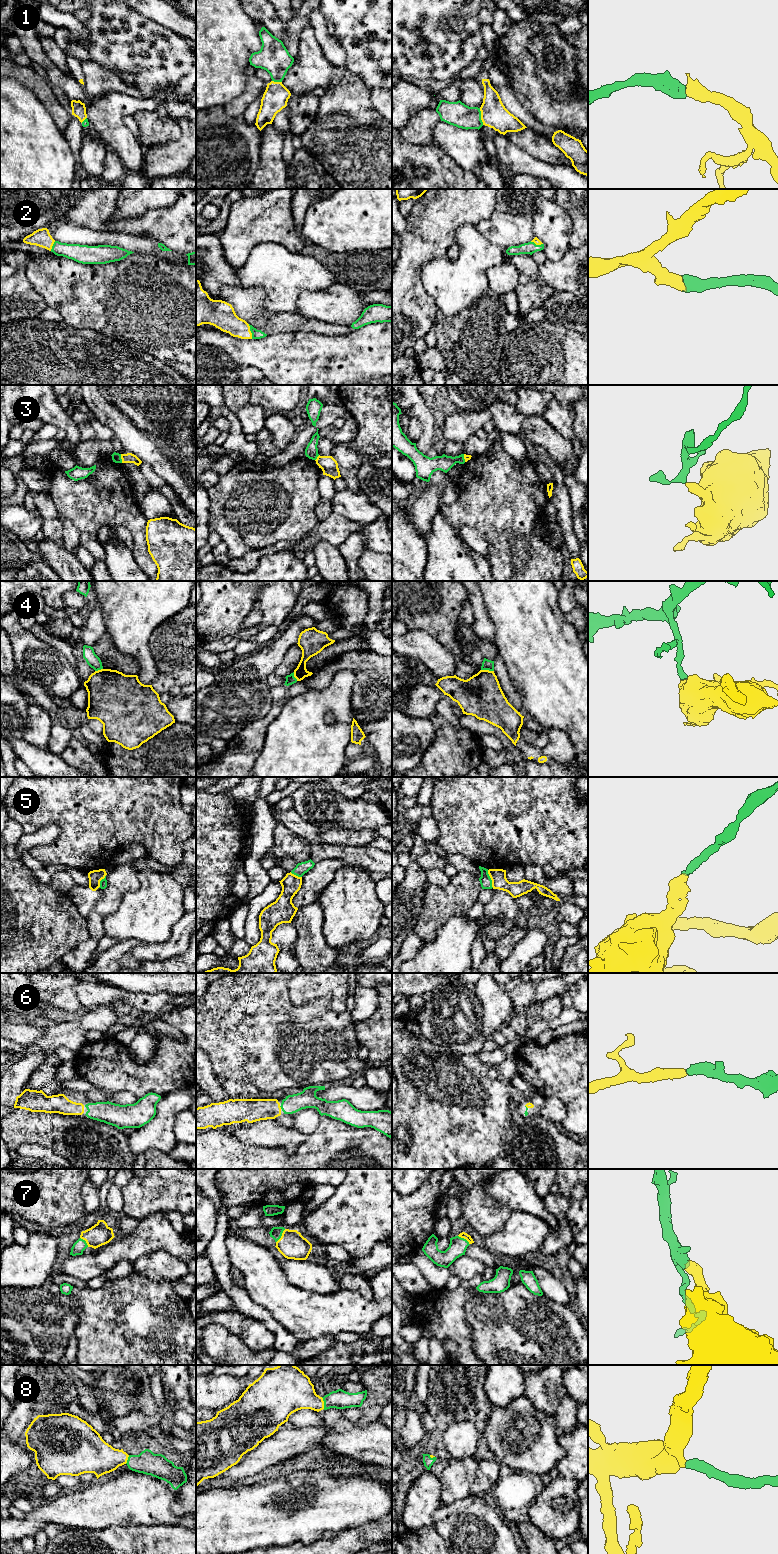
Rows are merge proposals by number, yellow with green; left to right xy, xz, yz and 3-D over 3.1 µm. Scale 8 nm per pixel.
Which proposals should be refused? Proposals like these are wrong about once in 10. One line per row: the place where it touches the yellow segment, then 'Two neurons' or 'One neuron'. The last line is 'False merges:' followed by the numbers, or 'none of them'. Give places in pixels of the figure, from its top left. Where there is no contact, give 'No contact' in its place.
1: Touches yellow at yz (481, 116). One neuron
2: Touches yellow at xz (250, 331). One neuron
3: Touches yellow at xy (121, 458). Two neurons
4: Touches yellow at yz (487, 670). Two neurons
5: Touches yellow at yz (491, 879). Two neurons
6: Touches yellow at xz (280, 1107). One neuron
7: Touches yellow at xz (281, 1236). One neuron
8: Touches yellow at xz (323, 1403). One neuron
False merges: 3, 4, 5

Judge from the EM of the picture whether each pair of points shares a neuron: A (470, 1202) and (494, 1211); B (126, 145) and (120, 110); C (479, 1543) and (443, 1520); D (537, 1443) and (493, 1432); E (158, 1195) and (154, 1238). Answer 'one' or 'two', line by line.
A: one
B: one
C: one
D: one
E: two

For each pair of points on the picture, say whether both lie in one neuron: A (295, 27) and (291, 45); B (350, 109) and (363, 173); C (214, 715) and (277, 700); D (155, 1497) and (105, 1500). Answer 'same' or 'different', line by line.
A: same
B: same
C: different
D: same

